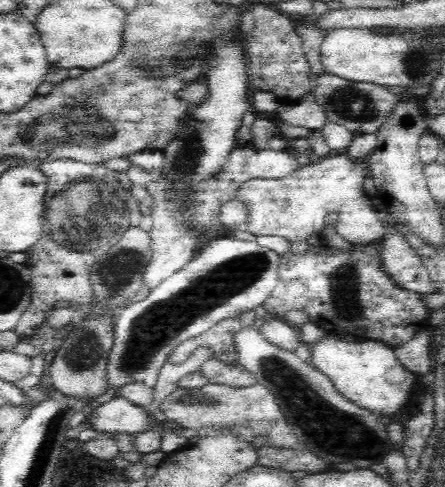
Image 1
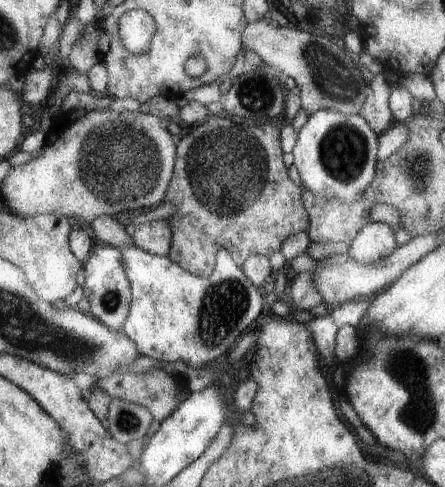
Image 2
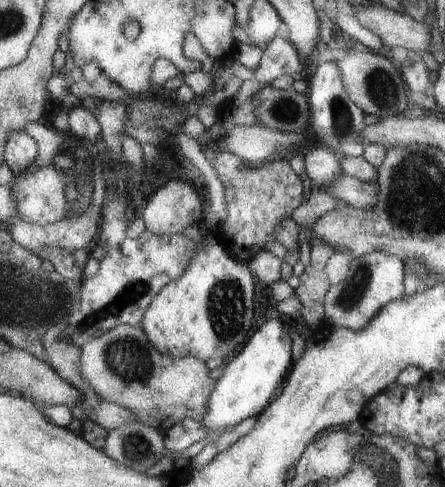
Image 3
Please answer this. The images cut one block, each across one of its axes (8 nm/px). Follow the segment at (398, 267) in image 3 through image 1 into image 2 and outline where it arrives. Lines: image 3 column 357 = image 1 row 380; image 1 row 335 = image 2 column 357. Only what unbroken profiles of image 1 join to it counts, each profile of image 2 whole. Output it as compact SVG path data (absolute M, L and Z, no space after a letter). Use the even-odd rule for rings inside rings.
M371 222L361 228L361 232L349 242L349 260L359 264L377 264L387 258L399 246L395 242L395 228L383 222Z

